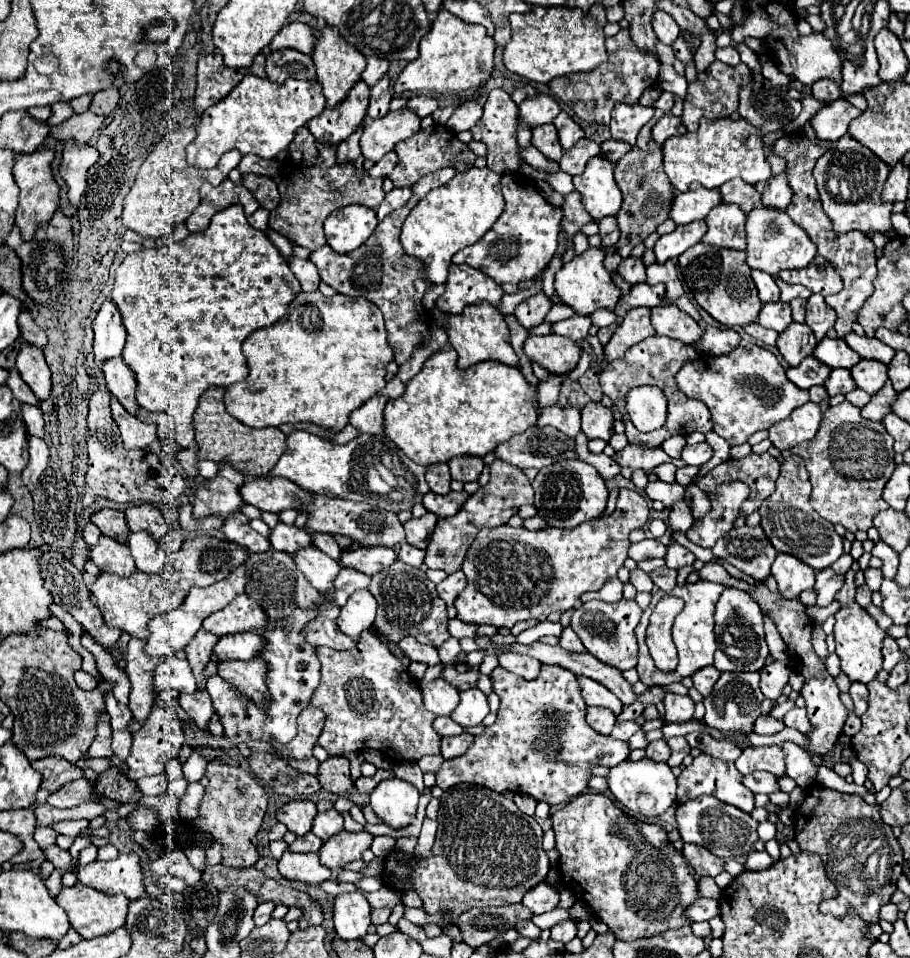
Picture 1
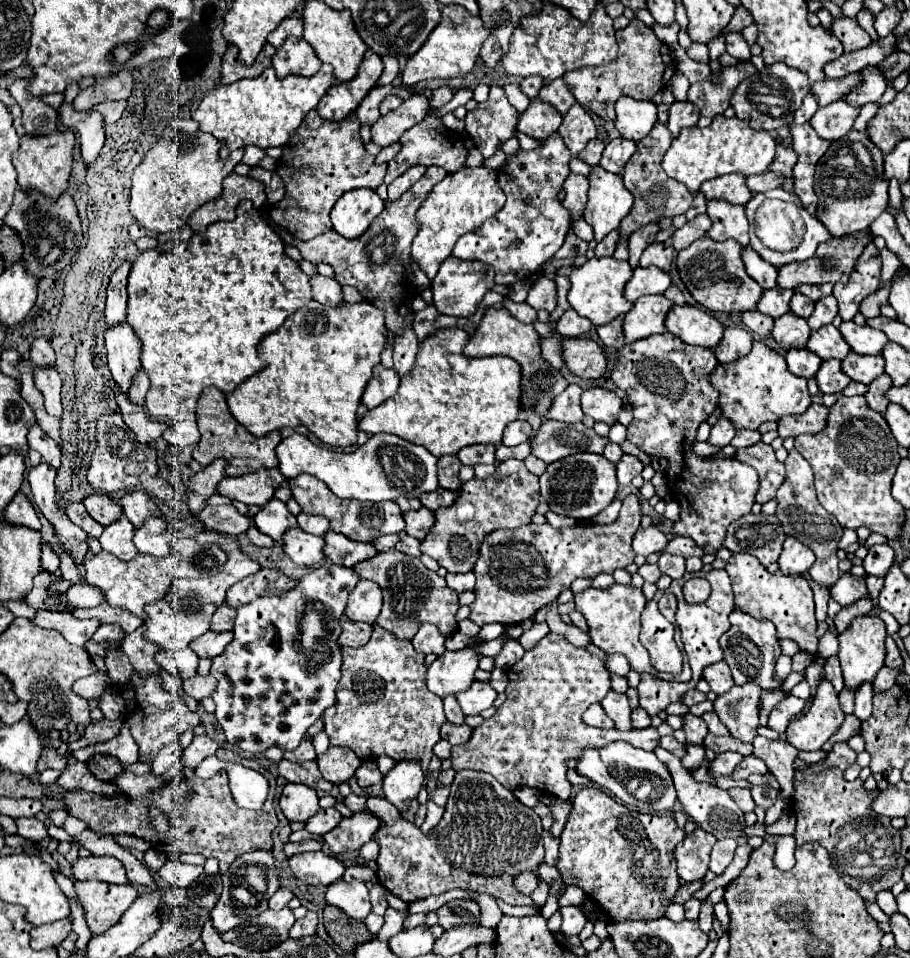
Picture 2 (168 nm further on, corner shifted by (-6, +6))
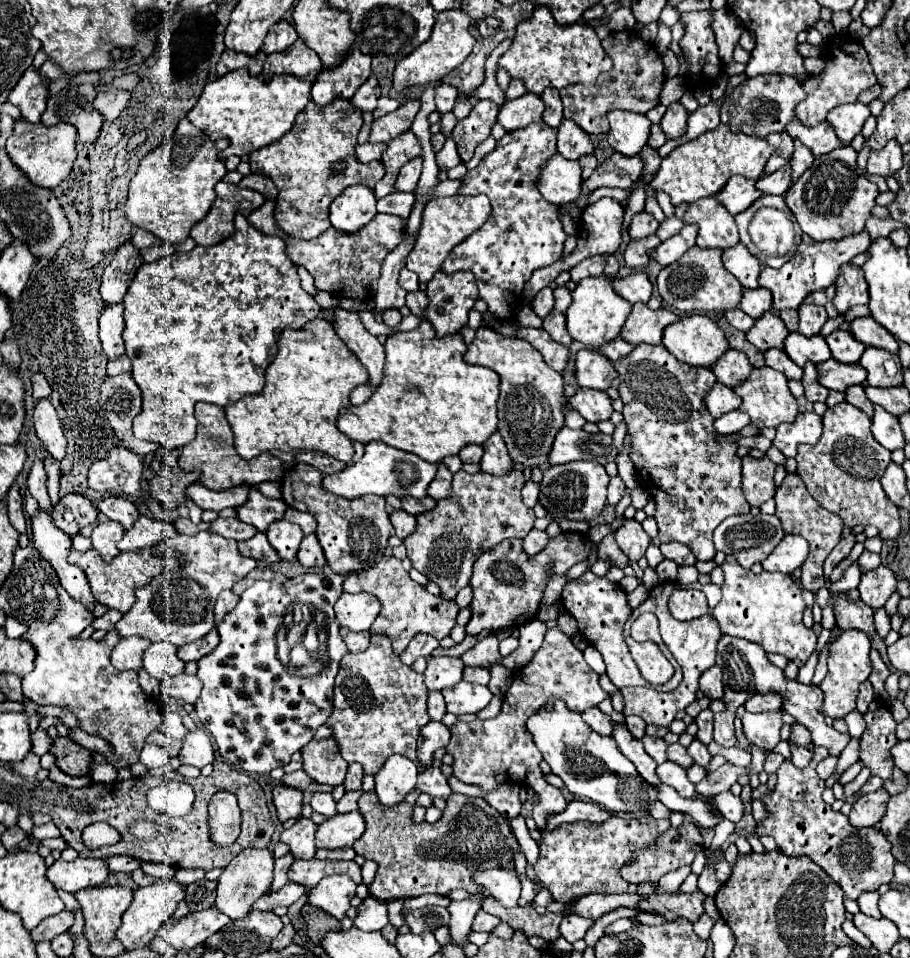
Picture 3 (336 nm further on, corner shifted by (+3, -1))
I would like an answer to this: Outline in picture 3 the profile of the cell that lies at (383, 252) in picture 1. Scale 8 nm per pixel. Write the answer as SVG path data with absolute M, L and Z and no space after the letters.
M267 200L261 208L253 210L247 216L247 220L259 232L263 232L267 236L279 236L287 244L287 256L291 256L291 260L295 264L301 264L307 268L307 272L315 278L315 286L319 290L327 290L335 296L345 296L345 298L355 300L359 296L359 292L363 292L365 296L369 296L369 292L373 294L373 284L381 276L381 264L383 264L385 256L403 242L405 220L401 216L393 216L393 214L377 214L367 226L363 226L355 234L343 234L343 232L337 232L335 228L329 228L313 240L307 240L307 242L295 240L295 238L289 238L287 234L279 232L279 228L275 226L273 206L275 206L275 202Z

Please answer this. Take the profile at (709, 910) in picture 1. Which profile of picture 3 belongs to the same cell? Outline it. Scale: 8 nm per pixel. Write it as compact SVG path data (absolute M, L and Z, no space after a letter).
M619 918L619 920L615 920L611 926L607 926L605 934L619 934L619 932L629 930L629 928L633 928L633 926L639 926L639 920L637 920L637 918Z

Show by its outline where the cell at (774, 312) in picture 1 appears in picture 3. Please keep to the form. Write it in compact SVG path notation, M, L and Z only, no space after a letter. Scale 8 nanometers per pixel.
M765 288L745 290L739 308L757 320L759 316L763 316L763 312L771 310L771 292L767 292Z

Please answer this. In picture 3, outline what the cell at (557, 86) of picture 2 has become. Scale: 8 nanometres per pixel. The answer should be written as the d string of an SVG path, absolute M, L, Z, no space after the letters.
M547 88L547 92L541 94L541 100L545 102L545 112L543 112L543 122L557 128L563 120L563 104L559 98L559 90Z

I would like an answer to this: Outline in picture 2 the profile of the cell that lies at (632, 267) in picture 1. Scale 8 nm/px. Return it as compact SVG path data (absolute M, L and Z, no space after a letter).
M654 221L654 223L648 223L648 225L640 227L640 229L636 229L636 233L630 235L630 259L628 259L628 263L632 267L638 267L640 253L654 241L654 237L656 237L658 231L660 231L660 227Z

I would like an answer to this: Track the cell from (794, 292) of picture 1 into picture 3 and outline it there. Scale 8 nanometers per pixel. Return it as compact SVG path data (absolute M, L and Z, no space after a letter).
M829 286L827 290L819 290L819 292L811 292L811 296L807 296L807 300L803 300L803 304L819 304L825 306L827 302L831 302L835 296L835 286Z

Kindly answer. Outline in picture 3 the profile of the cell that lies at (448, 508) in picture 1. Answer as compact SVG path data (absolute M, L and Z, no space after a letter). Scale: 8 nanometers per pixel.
M405 496L403 500L401 500L401 506L403 506L403 510L405 512L409 512L409 514L413 514L413 516L417 516L417 514L423 514L427 508L423 506L423 502L421 500L415 500L415 498L411 498L411 496Z

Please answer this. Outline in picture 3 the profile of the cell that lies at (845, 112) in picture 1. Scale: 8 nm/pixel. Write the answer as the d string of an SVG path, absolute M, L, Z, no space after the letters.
M793 118L785 130L791 138L799 138L805 146L809 146L813 156L827 154L839 146L839 136L835 136L835 128L831 128L827 122L807 128L805 124L799 124L797 118Z

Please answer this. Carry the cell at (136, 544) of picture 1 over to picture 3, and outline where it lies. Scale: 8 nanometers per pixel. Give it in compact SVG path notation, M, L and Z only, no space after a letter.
M139 516L139 520L125 532L117 548L121 552L139 552L143 548L149 548L153 544L159 544L167 538L175 536L175 528L171 522L165 520L155 520L147 516Z

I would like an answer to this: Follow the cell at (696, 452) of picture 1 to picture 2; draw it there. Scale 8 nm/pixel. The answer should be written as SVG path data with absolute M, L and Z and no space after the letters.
M720 415L718 421L712 425L712 433L710 433L710 439L708 439L708 441L710 441L712 445L726 447L726 445L730 445L734 433L736 433L736 429L734 429L732 421L726 419L724 415Z

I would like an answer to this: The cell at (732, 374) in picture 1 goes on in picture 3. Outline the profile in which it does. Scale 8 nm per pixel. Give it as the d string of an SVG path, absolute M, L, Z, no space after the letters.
M761 366L761 368L753 368L751 376L747 376L747 380L743 384L739 384L739 388L733 388L737 396L741 396L741 412L747 412L747 416L751 418L751 426L757 428L777 428L783 422L791 422L795 420L799 408L797 408L797 400L793 398L789 386L787 386L787 378L781 372L775 372L769 366Z

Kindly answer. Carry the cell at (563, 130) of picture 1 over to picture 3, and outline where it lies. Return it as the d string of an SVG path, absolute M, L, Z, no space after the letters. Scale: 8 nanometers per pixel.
M563 120L557 136L557 150L569 160L577 160L583 154L593 152L593 142L587 132L583 132L573 120Z

